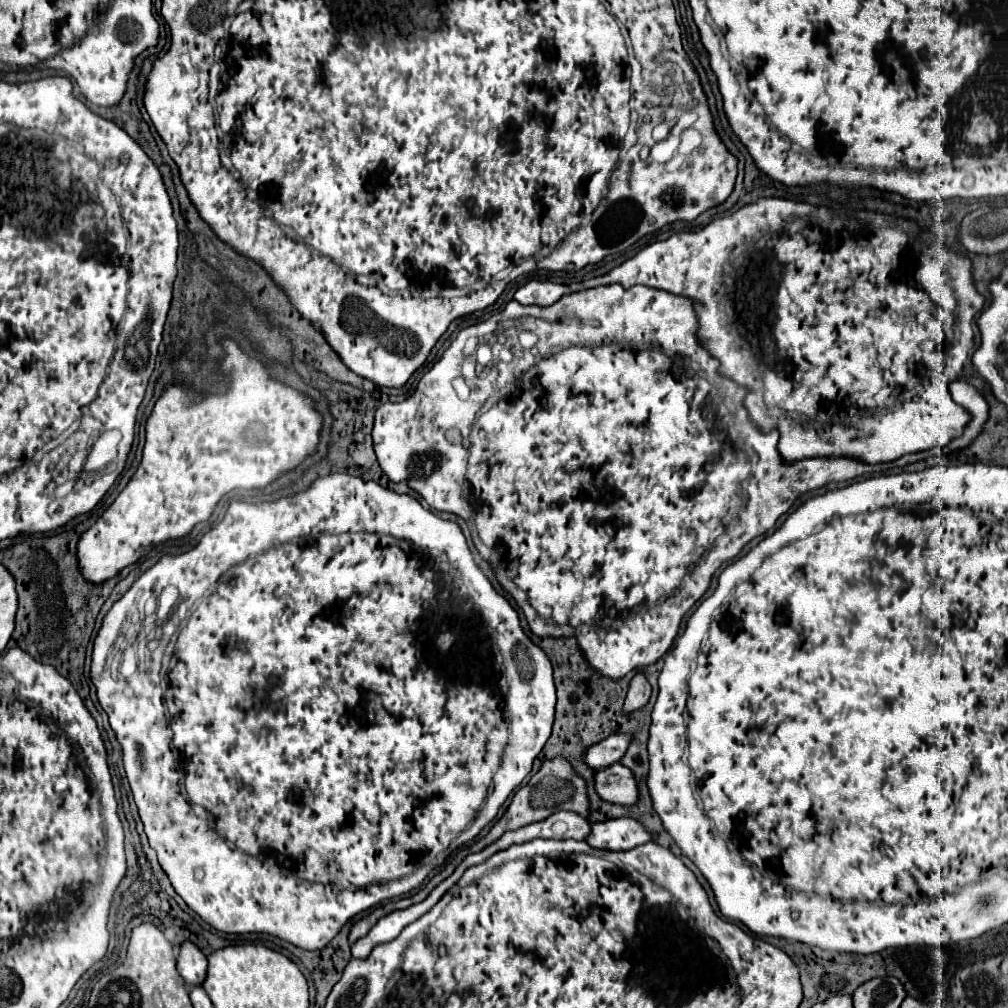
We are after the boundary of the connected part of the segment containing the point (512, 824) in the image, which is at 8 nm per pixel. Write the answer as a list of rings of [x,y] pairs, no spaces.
[[[552,759],[552,761],[546,761],[542,765],[542,769],[532,775],[532,779],[520,787],[506,813],[502,815],[502,819],[488,831],[486,837],[482,837],[478,843],[474,843],[470,847],[470,851],[480,851],[484,847],[488,847],[490,843],[498,841],[506,831],[510,829],[520,829],[524,825],[530,825],[530,823],[536,823],[536,821],[542,821],[546,817],[550,817],[552,813],[556,811],[572,811],[572,813],[578,813],[578,815],[588,815],[588,795],[586,795],[586,783],[572,771],[572,767],[564,761],[564,759]]]

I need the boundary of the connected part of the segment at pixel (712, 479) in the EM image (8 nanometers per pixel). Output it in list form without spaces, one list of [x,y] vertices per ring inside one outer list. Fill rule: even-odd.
[[[602,285],[602,287],[592,287],[584,289],[578,293],[564,295],[560,301],[556,301],[550,307],[522,307],[516,300],[510,301],[504,310],[488,323],[478,323],[472,327],[462,329],[456,339],[450,343],[450,347],[444,351],[444,355],[438,359],[438,363],[420,379],[418,389],[412,393],[402,403],[386,403],[376,409],[374,417],[374,429],[372,429],[372,439],[374,439],[374,453],[378,459],[380,469],[392,483],[404,481],[410,489],[420,493],[426,503],[436,509],[436,511],[448,511],[460,516],[465,520],[470,520],[488,547],[496,547],[500,561],[506,569],[506,575],[502,567],[494,567],[496,577],[502,587],[514,597],[516,603],[522,603],[521,609],[532,629],[534,635],[538,637],[576,637],[578,647],[582,651],[584,661],[588,663],[590,669],[594,669],[600,677],[608,677],[612,681],[618,681],[626,677],[630,671],[644,669],[652,663],[656,663],[672,645],[682,617],[696,605],[696,601],[706,593],[710,587],[710,579],[716,573],[716,569],[736,557],[740,549],[752,541],[754,537],[764,535],[770,531],[780,515],[784,515],[792,503],[806,491],[820,489],[826,483],[840,483],[848,481],[848,457],[812,457],[812,459],[802,459],[802,461],[784,461],[776,449],[778,445],[778,431],[762,433],[748,417],[748,411],[744,407],[744,397],[748,393],[746,387],[738,385],[732,379],[724,379],[722,373],[718,373],[720,361],[714,359],[708,349],[702,345],[698,337],[698,315],[696,315],[696,303],[688,297],[678,297],[660,289],[644,287],[644,285],[634,285],[630,289],[624,289],[622,285]],[[524,317],[532,317],[534,325],[542,327],[543,332],[534,331],[538,337],[536,344],[539,350],[543,350],[543,356],[557,351],[556,355],[550,355],[548,359],[542,359],[534,369],[530,369],[530,387],[516,387],[508,395],[508,413],[504,415],[492,415],[492,421],[484,421],[484,417],[478,419],[476,423],[476,411],[480,409],[480,403],[470,403],[458,399],[452,379],[460,375],[460,361],[462,361],[462,351],[464,343],[472,335],[490,335],[500,329],[500,323],[510,321],[510,319],[520,321]],[[694,365],[702,365],[702,375],[694,369]],[[724,399],[728,405],[736,409],[736,427],[734,427],[734,413],[726,407]],[[450,431],[458,433],[456,437],[448,435]],[[462,481],[468,483],[468,495],[472,495],[472,505],[465,500],[462,493]]]

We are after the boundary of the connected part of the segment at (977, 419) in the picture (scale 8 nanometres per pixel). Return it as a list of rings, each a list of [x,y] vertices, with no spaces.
[[[956,381],[956,391],[960,391],[960,405],[966,407],[966,411],[972,411],[972,419],[970,419],[970,425],[968,429],[952,439],[946,447],[944,447],[944,453],[946,451],[954,451],[954,449],[960,449],[960,447],[966,447],[982,429],[982,423],[986,421],[988,417],[988,403],[984,401],[984,397],[980,395],[980,391],[964,381]]]

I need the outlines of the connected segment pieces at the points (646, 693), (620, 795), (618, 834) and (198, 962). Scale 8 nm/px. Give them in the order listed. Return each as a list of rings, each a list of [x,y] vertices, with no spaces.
[[[642,673],[634,675],[634,679],[630,681],[630,689],[628,689],[628,695],[626,695],[626,701],[624,701],[624,715],[630,715],[632,711],[636,709],[642,709],[648,699],[650,699],[650,683],[644,679]]]
[[[620,763],[596,771],[594,789],[600,799],[616,805],[632,805],[638,799],[638,787],[632,771]]]
[[[620,817],[620,819],[592,823],[592,833],[584,841],[594,849],[626,851],[636,845],[648,843],[650,839],[652,837],[638,821],[628,819],[628,817]]]
[[[184,941],[178,951],[176,967],[178,967],[178,973],[184,977],[186,985],[190,987],[204,981],[208,961],[206,961],[206,955],[192,941]]]

